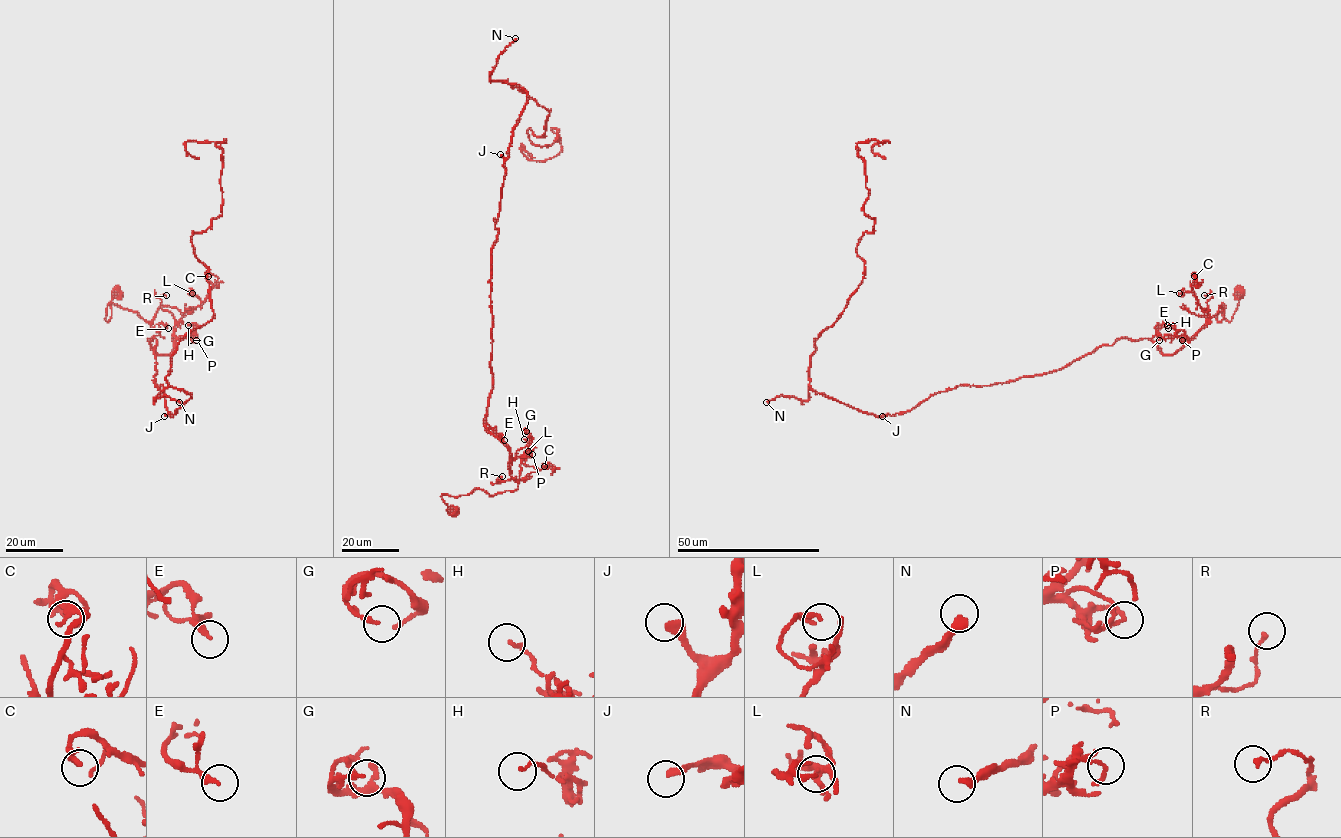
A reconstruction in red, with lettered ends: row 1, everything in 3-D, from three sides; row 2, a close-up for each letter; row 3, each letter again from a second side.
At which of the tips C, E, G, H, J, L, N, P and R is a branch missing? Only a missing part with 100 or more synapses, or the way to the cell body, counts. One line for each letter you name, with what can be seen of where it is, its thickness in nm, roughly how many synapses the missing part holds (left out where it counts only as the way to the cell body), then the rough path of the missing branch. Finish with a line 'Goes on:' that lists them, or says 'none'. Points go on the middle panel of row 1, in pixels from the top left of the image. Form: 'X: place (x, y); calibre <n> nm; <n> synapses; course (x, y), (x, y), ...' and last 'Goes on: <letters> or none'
N: place (515, 38); calibre 320 nm; 170 synapses
Goes on: N

